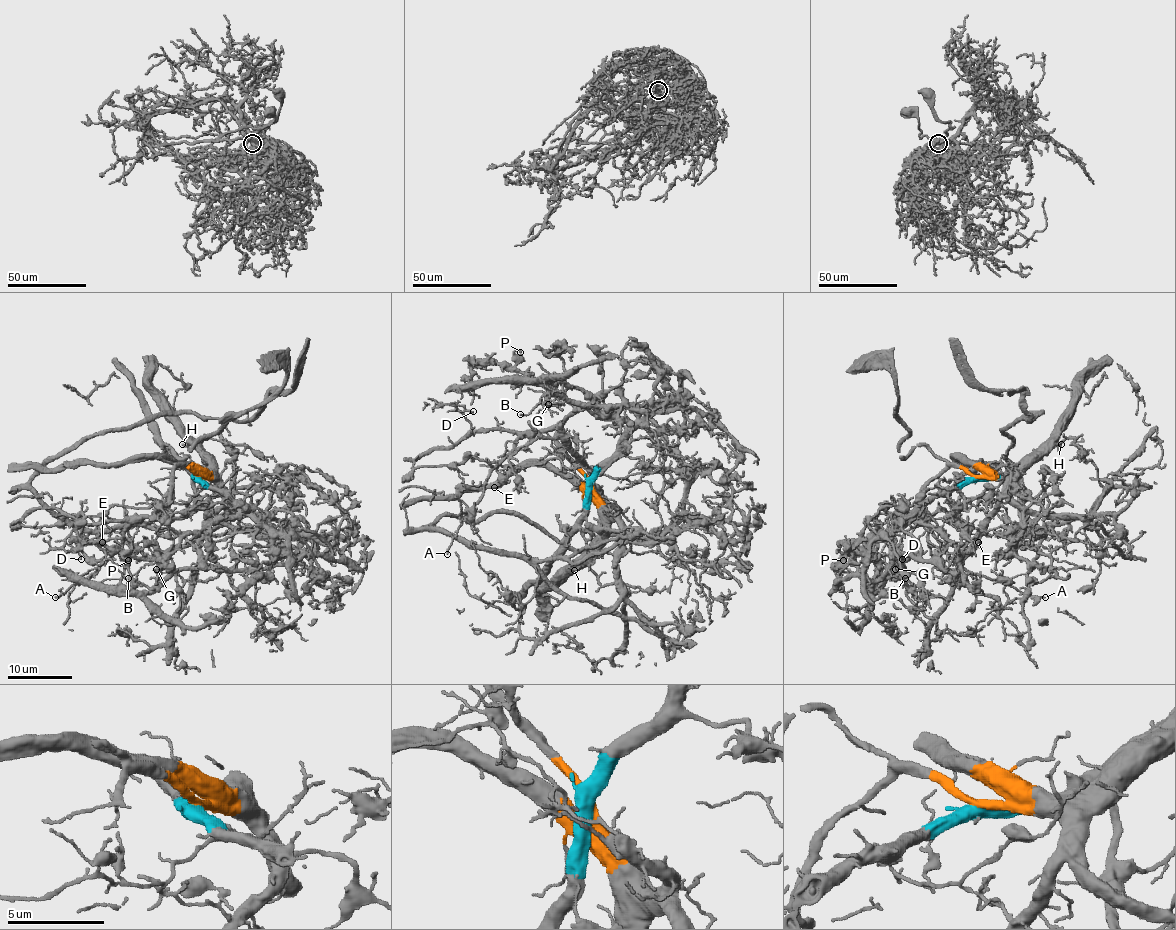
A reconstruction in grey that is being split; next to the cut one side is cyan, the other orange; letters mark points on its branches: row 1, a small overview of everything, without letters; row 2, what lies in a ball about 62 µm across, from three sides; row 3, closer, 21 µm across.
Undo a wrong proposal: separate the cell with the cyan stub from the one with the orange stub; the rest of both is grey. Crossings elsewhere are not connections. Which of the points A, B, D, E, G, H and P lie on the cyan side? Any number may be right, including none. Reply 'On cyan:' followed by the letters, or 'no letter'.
On cyan: B, G, P

